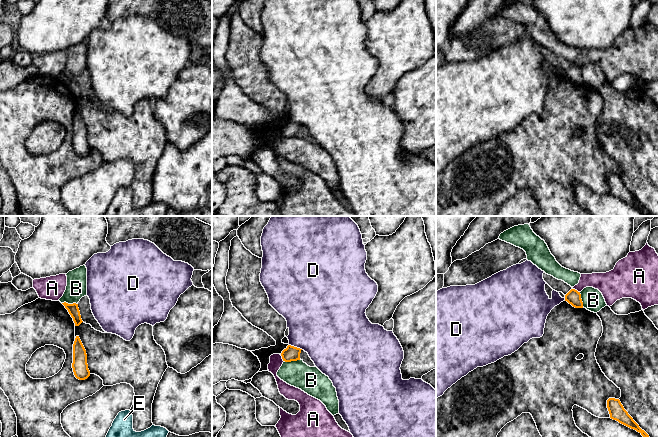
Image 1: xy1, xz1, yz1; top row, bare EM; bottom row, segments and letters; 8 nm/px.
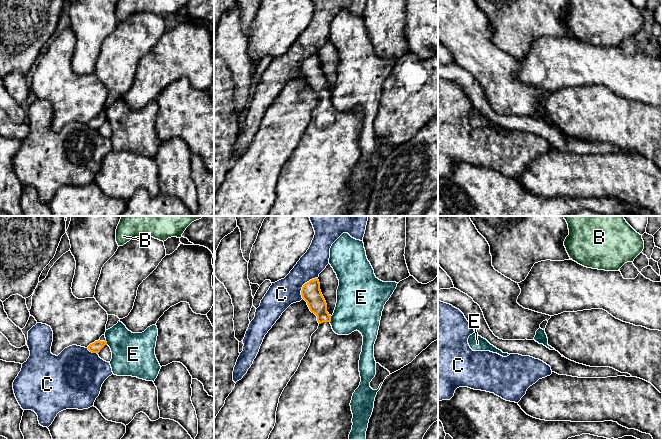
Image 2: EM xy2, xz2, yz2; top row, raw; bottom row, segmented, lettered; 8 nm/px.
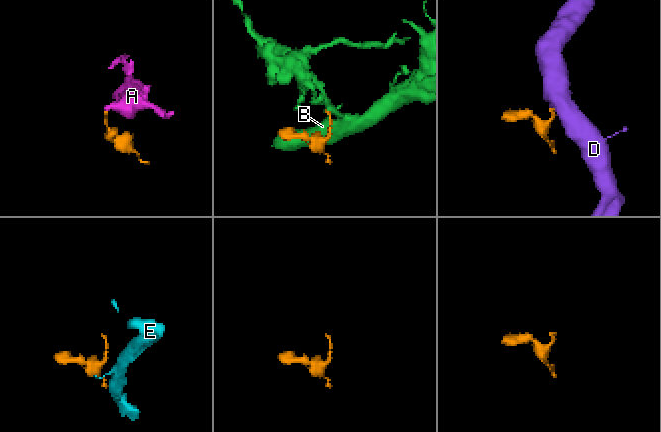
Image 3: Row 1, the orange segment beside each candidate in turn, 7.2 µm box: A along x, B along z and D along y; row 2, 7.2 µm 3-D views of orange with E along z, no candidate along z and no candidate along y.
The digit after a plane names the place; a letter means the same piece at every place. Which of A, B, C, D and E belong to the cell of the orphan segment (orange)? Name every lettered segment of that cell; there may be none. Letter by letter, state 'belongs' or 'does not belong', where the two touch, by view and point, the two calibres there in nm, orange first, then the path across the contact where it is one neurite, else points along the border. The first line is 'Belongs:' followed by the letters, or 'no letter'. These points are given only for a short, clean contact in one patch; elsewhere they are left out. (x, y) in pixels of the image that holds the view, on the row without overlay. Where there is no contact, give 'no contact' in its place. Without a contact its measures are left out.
Belongs: no letter
A: does not belong; contact yz1 (576, 66); calibres 120 and 170 nm; border yz1 (573, 64), (579, 68)
B: does not belong; contact xz1 (292, 136); calibres 120 and 220 nm; border xz1 (300, 135), (284, 137)
C: does not belong; contact xz2 (303, 61); calibres 160 and 220 nm
D: does not belong; contact xz1 (296, 123); calibres 120 and 460 nm; border xz1 (289, 120), (302, 125)
E: does not belong; contact xz2 (330, 95); calibres 150 and 360 nm; border xz2 (331, 92), (330, 98)

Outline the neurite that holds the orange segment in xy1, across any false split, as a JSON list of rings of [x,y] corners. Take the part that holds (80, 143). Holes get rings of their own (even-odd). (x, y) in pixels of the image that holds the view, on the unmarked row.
[[[76,112],[73,120],[73,139],[72,144],[74,151],[79,156],[85,156],[90,152],[87,140],[86,126],[79,114]]]

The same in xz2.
[[[318,54],[305,59],[301,71],[317,92],[319,102],[311,112],[310,122],[297,147],[279,174],[276,199],[268,216],[349,216],[353,201],[350,179],[361,158],[359,136],[363,112],[357,106],[349,111],[338,111],[333,107]]]

